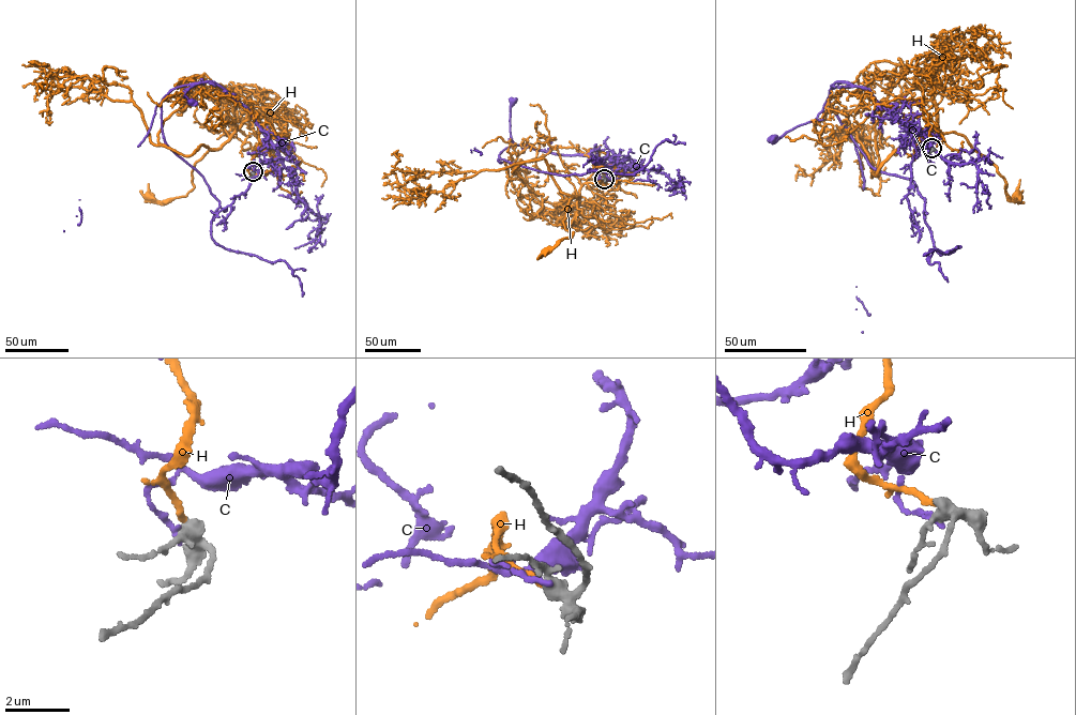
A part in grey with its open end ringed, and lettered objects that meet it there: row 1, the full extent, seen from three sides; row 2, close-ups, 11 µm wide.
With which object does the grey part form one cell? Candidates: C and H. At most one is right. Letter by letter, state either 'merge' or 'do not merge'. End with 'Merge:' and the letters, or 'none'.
C: do not merge
H: merge
Merge: H

